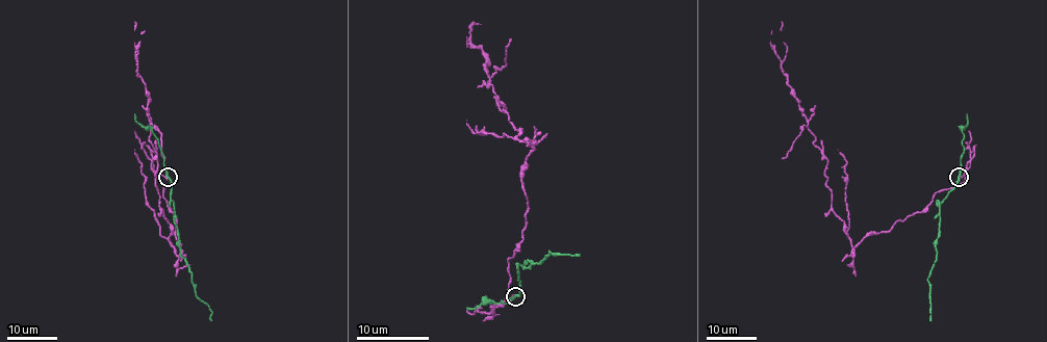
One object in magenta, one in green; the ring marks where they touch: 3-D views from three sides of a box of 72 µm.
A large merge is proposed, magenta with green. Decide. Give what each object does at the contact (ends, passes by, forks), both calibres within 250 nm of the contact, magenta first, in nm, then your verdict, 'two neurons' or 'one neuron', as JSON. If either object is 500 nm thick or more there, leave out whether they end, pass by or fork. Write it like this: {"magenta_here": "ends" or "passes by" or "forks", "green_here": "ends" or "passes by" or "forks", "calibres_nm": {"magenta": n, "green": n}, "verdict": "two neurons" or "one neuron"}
{"magenta_here": "ends", "green_here": "passes by", "calibres_nm": {"magenta": 360, "green": 260}, "verdict": "two neurons"}

